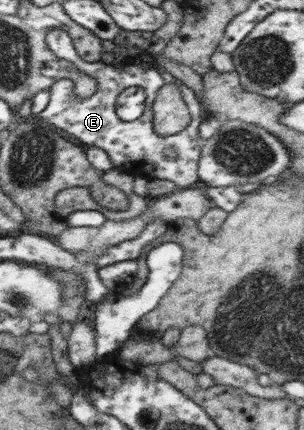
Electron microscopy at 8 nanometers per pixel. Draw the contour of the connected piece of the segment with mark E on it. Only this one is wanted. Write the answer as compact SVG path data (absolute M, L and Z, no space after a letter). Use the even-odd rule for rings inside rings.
M52 29L50 34L47 36L48 48L55 53L55 56L60 59L60 61L69 62L75 66L80 74L88 75L92 77L96 82L98 82L98 90L88 98L76 97L75 84L72 82L71 78L63 78L56 82L49 90L50 99L48 105L39 113L39 117L42 120L47 121L51 128L54 130L66 131L82 142L88 147L98 147L98 149L103 149L108 154L111 162L115 169L121 169L133 175L144 175L149 179L165 179L170 181L175 181L175 177L198 177L198 160L200 159L201 149L205 144L205 141L200 137L200 123L204 120L204 113L202 107L200 107L199 99L195 95L194 90L186 86L181 81L175 79L170 73L166 73L165 70L159 69L146 69L140 67L140 65L135 65L132 61L127 67L123 69L116 69L114 66L105 64L104 62L88 62L84 61L84 58L79 56L78 48L74 44L74 41L67 30L64 29ZM174 83L178 88L180 88L180 93L188 106L188 111L192 114L192 119L190 123L176 135L161 136L155 132L153 128L153 105L154 100L156 100L156 94L158 90L164 86L164 84ZM130 86L143 87L145 89L146 101L145 110L143 114L134 121L123 121L116 114L115 106L118 95L121 91L124 91L126 87ZM166 148L174 149L177 153L177 159L172 159L164 155L164 150Z

